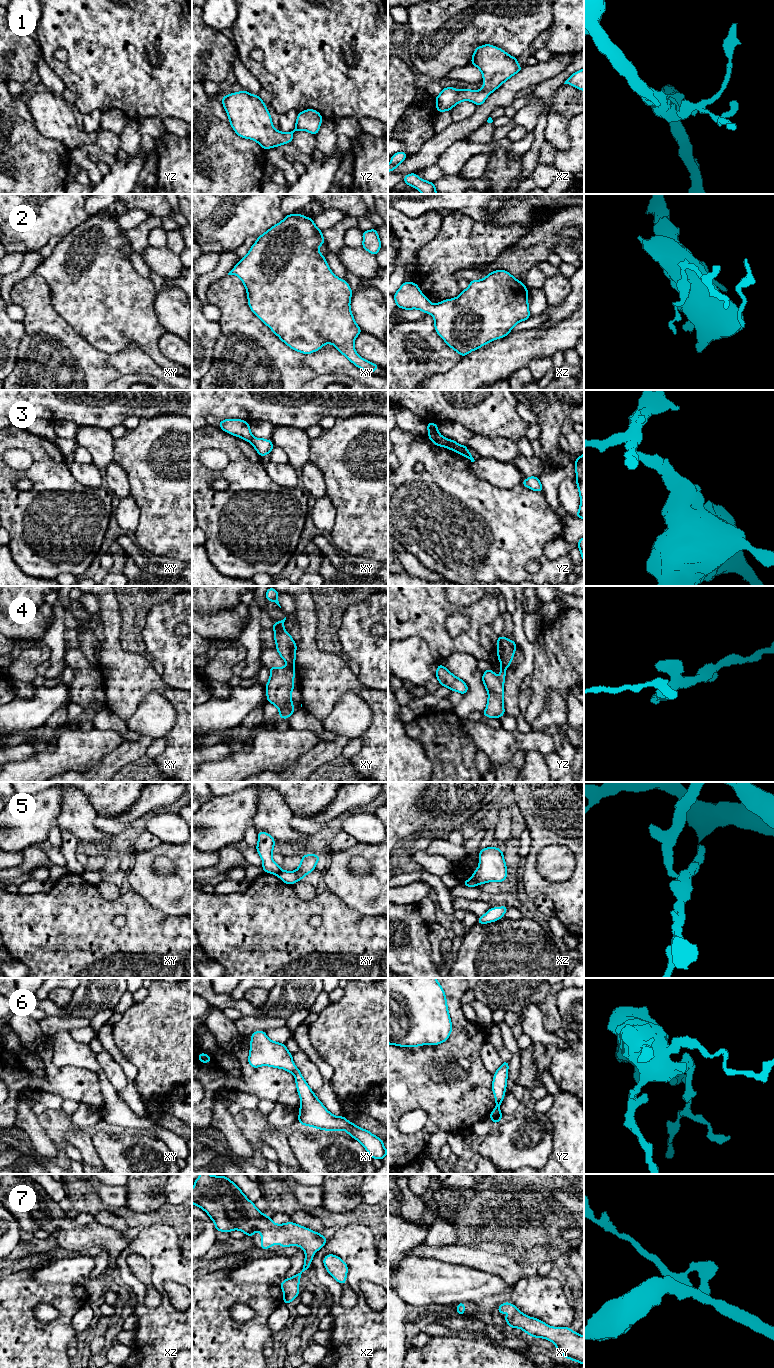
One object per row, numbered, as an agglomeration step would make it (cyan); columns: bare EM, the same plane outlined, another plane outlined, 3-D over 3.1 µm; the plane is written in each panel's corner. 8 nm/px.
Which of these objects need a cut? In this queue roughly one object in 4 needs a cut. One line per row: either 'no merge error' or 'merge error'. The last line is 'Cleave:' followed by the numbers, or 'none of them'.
1: no merge error
2: no merge error
3: merge error
4: merge error
5: merge error
6: no merge error
7: no merge error
Cleave: 3, 4, 5

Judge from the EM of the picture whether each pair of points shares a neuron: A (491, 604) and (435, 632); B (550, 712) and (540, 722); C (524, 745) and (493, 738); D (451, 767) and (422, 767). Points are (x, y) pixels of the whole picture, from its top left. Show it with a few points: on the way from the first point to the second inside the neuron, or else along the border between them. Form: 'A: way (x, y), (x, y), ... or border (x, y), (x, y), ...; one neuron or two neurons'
A: way (475, 610), (448, 610), (442, 616); one neuron
B: way (548, 714), (542, 720); one neuron
C: way (516, 743), (501, 743); one neuron
D: border (421, 745), (429, 760), (431, 771); two neurons

